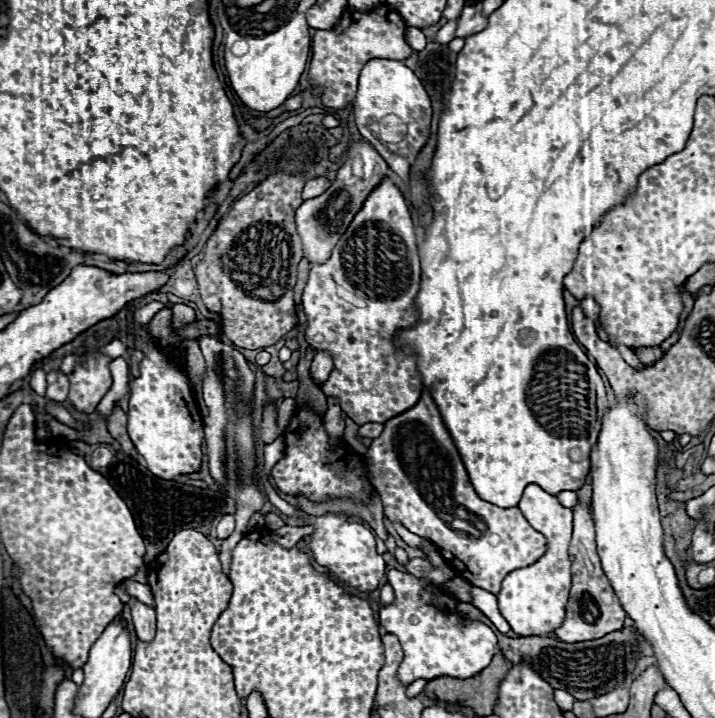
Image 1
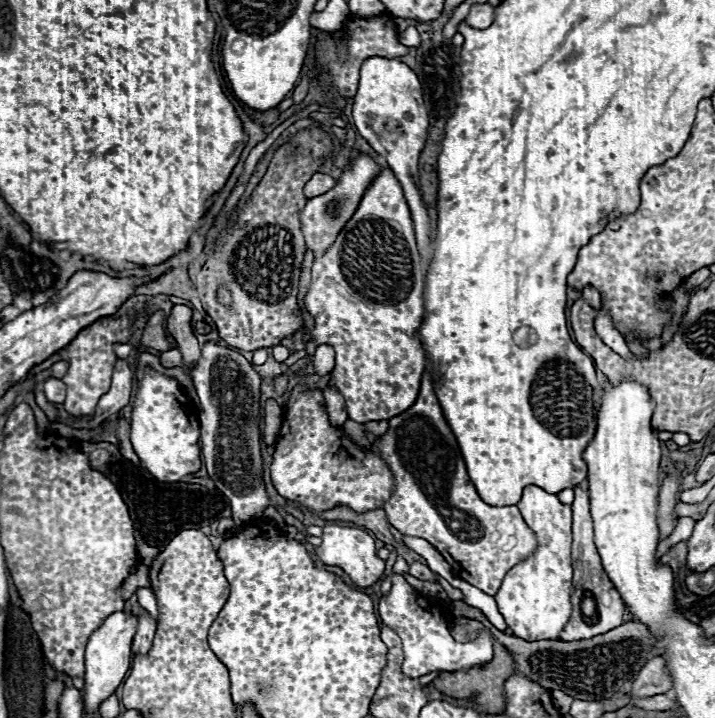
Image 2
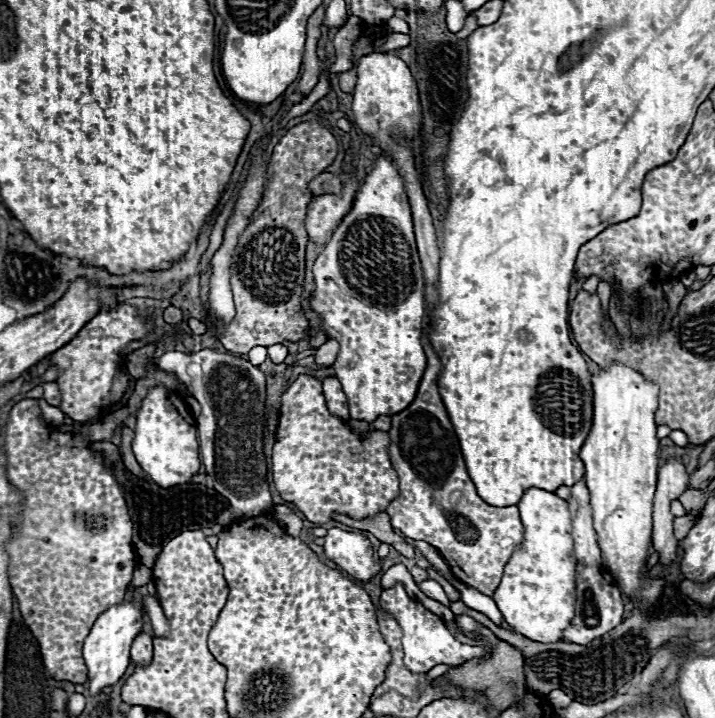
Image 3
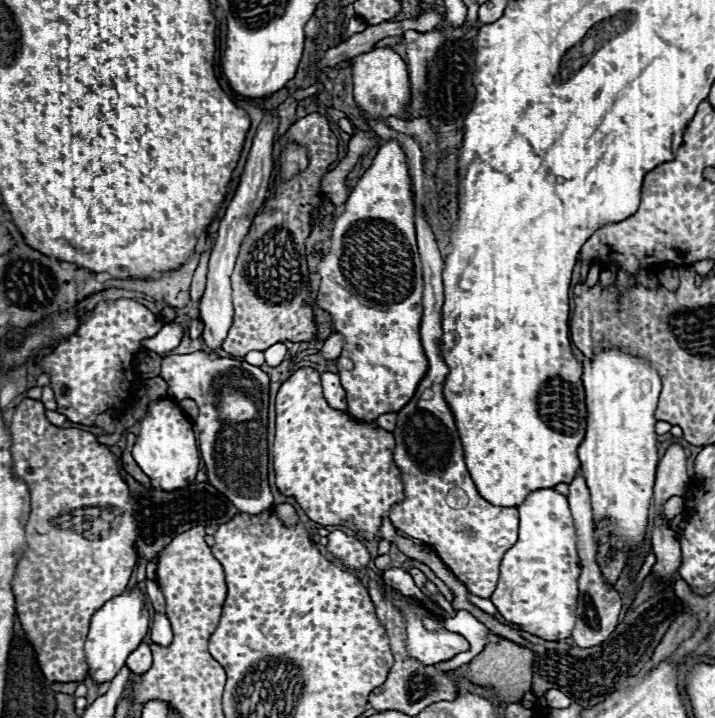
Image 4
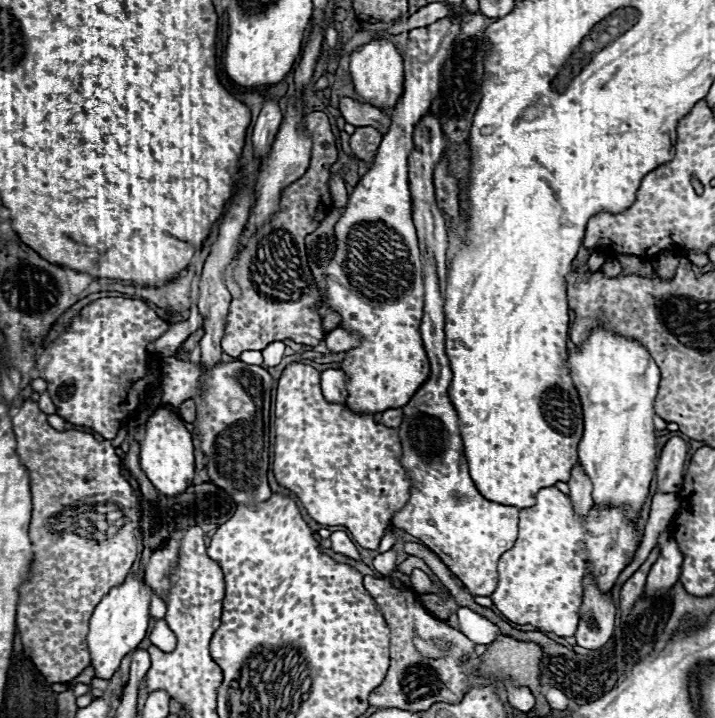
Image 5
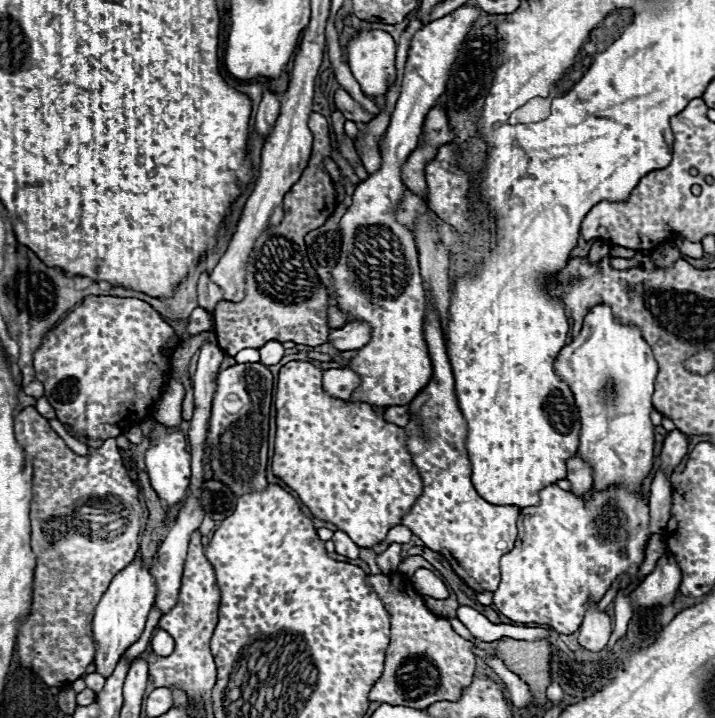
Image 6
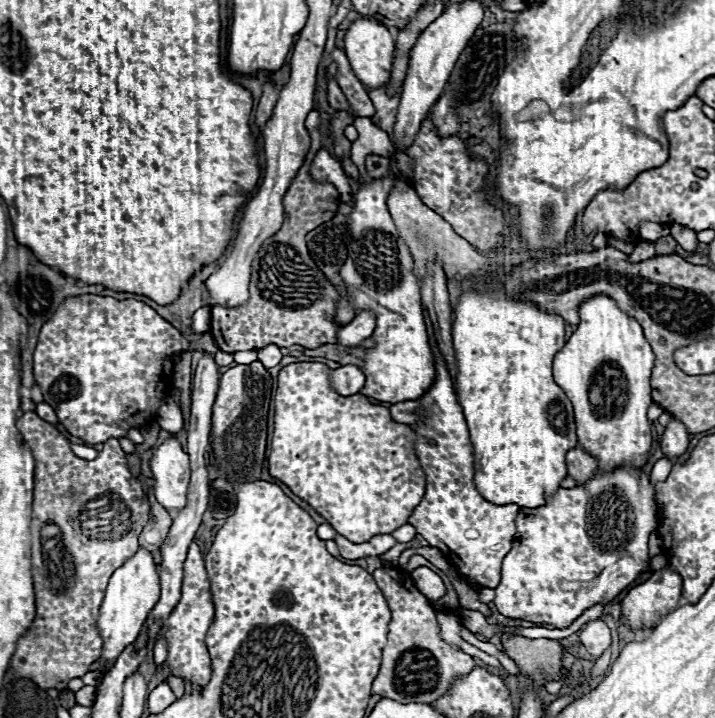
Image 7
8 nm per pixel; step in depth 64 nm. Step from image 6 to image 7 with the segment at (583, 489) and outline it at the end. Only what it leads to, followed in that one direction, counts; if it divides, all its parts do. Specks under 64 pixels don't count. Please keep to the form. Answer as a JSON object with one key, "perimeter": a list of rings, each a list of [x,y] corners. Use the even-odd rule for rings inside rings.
{"perimeter":[[[582,446],[572,448],[566,454],[566,464],[568,464],[568,474],[576,480],[576,484],[584,484],[584,480],[588,480],[594,470],[598,468],[598,458],[590,456]]]}

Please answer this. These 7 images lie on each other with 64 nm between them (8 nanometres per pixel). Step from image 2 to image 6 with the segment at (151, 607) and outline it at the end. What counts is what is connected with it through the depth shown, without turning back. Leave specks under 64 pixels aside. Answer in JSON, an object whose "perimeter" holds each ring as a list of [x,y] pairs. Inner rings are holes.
{"perimeter":[[[156,628],[152,640],[150,640],[150,646],[152,650],[158,654],[158,656],[170,656],[172,650],[174,650],[174,640],[168,636],[168,632],[164,632],[162,628]]]}

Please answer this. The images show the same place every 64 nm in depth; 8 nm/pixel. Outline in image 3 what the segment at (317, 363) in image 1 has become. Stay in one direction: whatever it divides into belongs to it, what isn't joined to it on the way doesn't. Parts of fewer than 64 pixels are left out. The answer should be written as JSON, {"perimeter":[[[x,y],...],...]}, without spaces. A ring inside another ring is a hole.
{"perimeter":[[[328,340],[326,344],[322,344],[316,352],[316,362],[318,364],[324,364],[324,366],[332,366],[336,356],[340,352],[340,344],[336,340]]]}

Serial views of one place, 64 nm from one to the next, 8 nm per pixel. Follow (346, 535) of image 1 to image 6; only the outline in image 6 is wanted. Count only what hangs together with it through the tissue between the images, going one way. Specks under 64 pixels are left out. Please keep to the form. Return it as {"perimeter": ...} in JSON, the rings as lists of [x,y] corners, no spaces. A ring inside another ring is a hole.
{"perimeter":[[[334,532],[334,544],[336,544],[336,552],[338,554],[342,554],[342,556],[346,556],[346,558],[358,558],[358,554],[360,554],[360,546],[358,544],[354,544],[344,532]]]}

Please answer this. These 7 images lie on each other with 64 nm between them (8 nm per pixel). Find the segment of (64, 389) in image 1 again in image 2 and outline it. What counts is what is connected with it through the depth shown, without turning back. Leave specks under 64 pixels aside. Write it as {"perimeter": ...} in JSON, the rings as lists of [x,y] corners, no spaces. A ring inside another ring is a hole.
{"perimeter":[[[48,378],[44,382],[44,394],[46,394],[48,402],[62,404],[64,402],[64,382],[58,378]]]}

